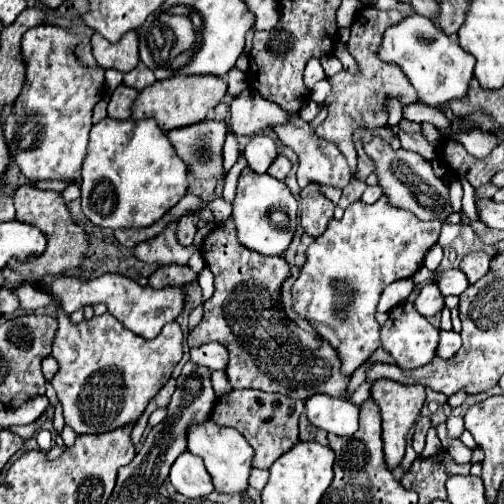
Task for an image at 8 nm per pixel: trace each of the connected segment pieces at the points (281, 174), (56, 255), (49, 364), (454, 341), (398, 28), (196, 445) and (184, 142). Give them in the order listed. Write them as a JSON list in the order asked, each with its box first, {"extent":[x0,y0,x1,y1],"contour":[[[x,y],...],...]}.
[{"extent":[269,154,291,180],"contour":[[[279,154],[277,158],[275,158],[275,162],[269,166],[269,174],[273,176],[273,178],[277,178],[277,180],[285,180],[285,176],[289,174],[289,170],[291,170],[291,162],[283,156],[283,154]]]},{"extent":[9,186,89,276],"contour":[[[21,186],[15,194],[15,210],[17,210],[17,220],[25,224],[33,224],[41,228],[41,232],[47,236],[47,252],[43,256],[31,258],[23,264],[9,264],[9,268],[17,270],[23,276],[45,276],[45,274],[77,274],[79,264],[85,260],[85,250],[89,246],[87,234],[83,232],[81,226],[77,226],[69,210],[61,198],[59,192],[53,190],[37,190],[31,186]]]},{"extent":[41,354,59,382],"contour":[[[49,354],[49,356],[41,362],[41,370],[43,370],[45,380],[47,380],[47,382],[51,382],[51,380],[53,380],[53,376],[57,374],[57,370],[59,370],[59,364],[57,364],[57,360]]]},{"extent":[437,330,461,358],"contour":[[[441,330],[441,338],[439,338],[439,348],[437,348],[437,356],[439,358],[453,358],[461,348],[461,336],[457,332],[445,332]]]},{"extent":[377,14,475,106],"contour":[[[411,14],[399,24],[387,28],[377,56],[383,62],[395,62],[417,90],[419,100],[429,106],[443,106],[453,98],[465,96],[475,66],[475,58],[469,52],[465,52],[457,42],[451,42],[435,22],[419,14]]]},{"extent":[187,418,253,494],"contour":[[[211,418],[201,422],[201,424],[193,424],[187,430],[187,450],[191,454],[197,454],[199,458],[203,458],[205,468],[211,474],[217,492],[235,492],[237,494],[241,490],[247,490],[253,452],[251,452],[249,444],[243,440],[243,436],[239,436],[239,432],[235,428],[219,426]]]},{"extent":[167,120,225,180],"contour":[[[203,120],[189,128],[171,130],[167,136],[195,178],[223,180],[221,142],[225,140],[225,122]]]}]

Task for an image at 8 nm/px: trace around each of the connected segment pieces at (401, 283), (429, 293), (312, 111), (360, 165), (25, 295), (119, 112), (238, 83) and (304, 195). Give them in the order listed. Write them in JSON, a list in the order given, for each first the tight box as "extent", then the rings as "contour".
[{"extent":[379,278,413,312],"contour":[[[405,278],[405,280],[397,280],[393,284],[389,284],[383,294],[381,294],[381,300],[379,300],[379,312],[389,312],[393,310],[395,306],[399,306],[411,292],[413,292],[413,280],[411,278]]]},{"extent":[413,284,443,318],"contour":[[[425,284],[419,290],[419,296],[413,306],[421,316],[431,318],[443,310],[443,296],[439,296],[439,288],[435,288],[435,284]]]},{"extent":[299,100,320,123],"contour":[[[309,100],[299,110],[299,117],[309,123],[317,116],[319,110],[320,106],[316,102]]]},{"extent":[353,138,373,182],"contour":[[[361,138],[355,142],[355,150],[357,150],[357,156],[359,156],[359,158],[357,158],[357,170],[355,170],[353,176],[363,182],[363,180],[373,172],[373,168],[371,168],[371,160],[367,160],[367,154],[363,152],[363,142],[361,142]]]},{"extent":[13,284,53,310],"contour":[[[29,284],[25,286],[19,286],[13,290],[21,302],[21,308],[25,310],[33,310],[33,308],[43,308],[43,306],[49,306],[53,304],[51,296],[47,296],[47,292],[39,292],[35,288],[31,288]]]},{"extent":[107,84,139,120],"contour":[[[121,84],[117,86],[117,90],[111,94],[109,98],[109,106],[107,106],[107,116],[115,118],[115,120],[127,120],[131,116],[131,104],[135,100],[139,92]]]},{"extent":[227,68,247,96],"contour":[[[237,68],[227,72],[227,94],[229,96],[237,96],[245,88],[247,88],[247,78],[245,78],[243,72],[239,72]]]},{"extent":[301,184,333,238],"contour":[[[309,184],[301,190],[301,226],[305,234],[313,238],[321,236],[333,218],[333,208],[333,202],[319,194],[317,184]]]}]

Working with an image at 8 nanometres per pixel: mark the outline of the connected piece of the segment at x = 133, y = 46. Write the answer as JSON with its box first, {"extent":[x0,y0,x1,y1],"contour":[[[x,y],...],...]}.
{"extent":[91,32,139,72],"contour":[[[127,32],[119,42],[111,44],[103,36],[93,34],[91,38],[93,56],[101,68],[115,68],[119,72],[129,72],[139,64],[139,40],[137,32]]]}

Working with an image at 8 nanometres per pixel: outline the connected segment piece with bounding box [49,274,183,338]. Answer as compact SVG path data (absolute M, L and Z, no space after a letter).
M105 274L101 278L93 278L85 282L75 276L61 276L53 282L49 294L61 300L61 306L65 308L67 316L71 316L71 312L75 312L77 308L105 304L117 320L121 320L131 332L143 338L155 338L161 332L161 328L167 322L173 322L183 310L183 288L161 288L161 290L155 290L151 286L141 288L137 282L121 274Z

